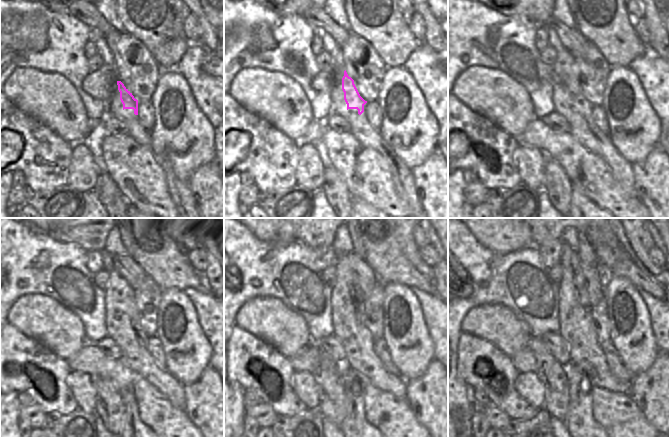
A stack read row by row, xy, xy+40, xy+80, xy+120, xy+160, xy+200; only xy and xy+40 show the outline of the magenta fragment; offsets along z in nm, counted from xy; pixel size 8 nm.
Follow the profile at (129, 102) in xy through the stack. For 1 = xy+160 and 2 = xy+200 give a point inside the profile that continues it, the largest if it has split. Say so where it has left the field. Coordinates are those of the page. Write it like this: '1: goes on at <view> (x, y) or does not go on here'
1: goes on at xy+160 (352, 306)
2: goes on at xy+200 (579, 308)

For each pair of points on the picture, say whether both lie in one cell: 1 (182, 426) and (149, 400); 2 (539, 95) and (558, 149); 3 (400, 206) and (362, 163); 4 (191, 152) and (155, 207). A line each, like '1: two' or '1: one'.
1: one
2: two
3: one
4: two

